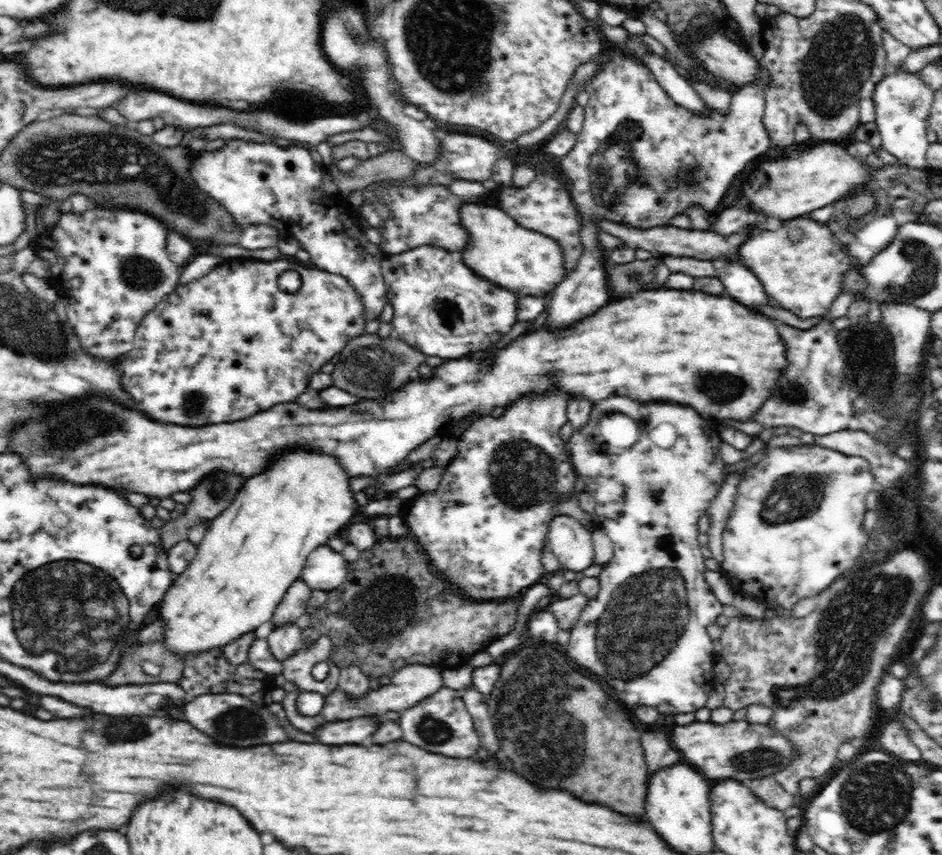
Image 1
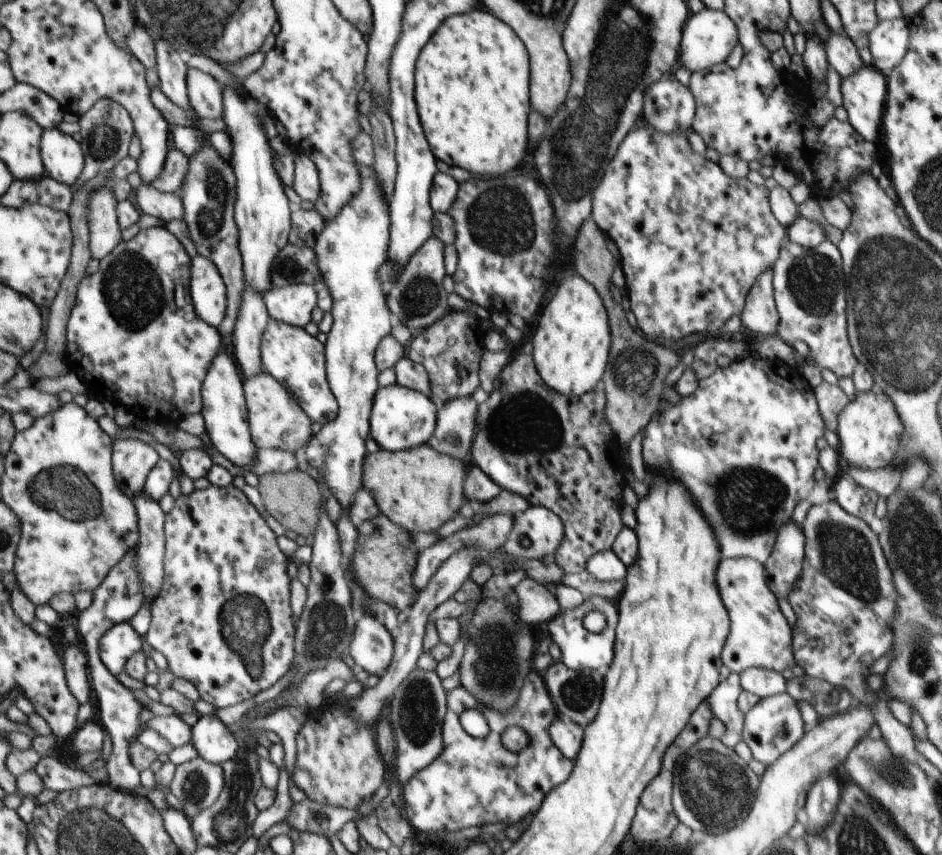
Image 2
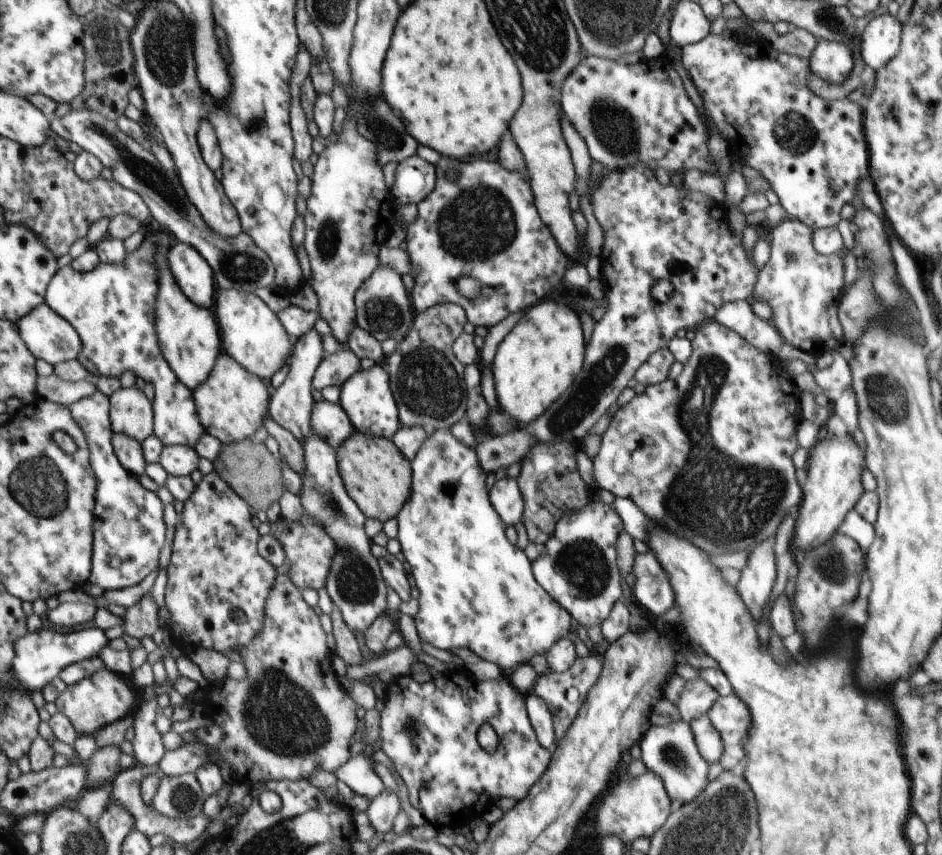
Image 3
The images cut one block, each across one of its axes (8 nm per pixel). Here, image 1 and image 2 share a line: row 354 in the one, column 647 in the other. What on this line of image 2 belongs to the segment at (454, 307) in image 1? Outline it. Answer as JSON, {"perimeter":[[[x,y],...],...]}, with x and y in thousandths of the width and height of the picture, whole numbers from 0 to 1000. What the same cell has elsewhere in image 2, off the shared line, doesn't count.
{"perimeter":[[[797,411],[773,429],[760,430],[756,440],[742,444],[738,461],[724,463],[720,473],[704,480],[699,477],[682,501],[680,532],[685,547],[692,553],[703,556],[709,540],[709,552],[739,578],[745,599],[760,620],[766,653],[796,651],[810,660],[822,641],[826,621],[841,607],[844,591],[862,575],[863,556],[869,545],[866,515],[875,511],[877,499],[865,463],[849,439],[828,442],[811,421],[798,415],[807,413]]]}

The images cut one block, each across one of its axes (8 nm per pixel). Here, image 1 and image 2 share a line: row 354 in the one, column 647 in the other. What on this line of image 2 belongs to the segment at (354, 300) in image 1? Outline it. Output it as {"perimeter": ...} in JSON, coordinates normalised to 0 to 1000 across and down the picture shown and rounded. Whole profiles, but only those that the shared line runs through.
{"perimeter":[[[678,144],[660,164],[655,180],[650,185],[646,195],[642,198],[641,207],[628,227],[628,249],[626,254],[633,264],[654,285],[658,297],[657,309],[660,311],[665,325],[666,347],[669,350],[669,363],[674,368],[677,385],[685,391],[688,398],[701,400],[705,398],[722,398],[734,391],[751,388],[759,394],[771,385],[772,375],[785,370],[790,363],[790,356],[795,338],[800,333],[805,323],[820,316],[826,303],[830,288],[837,282],[835,268],[824,257],[817,246],[815,236],[816,222],[811,216],[803,218],[793,207],[779,209],[766,201],[763,192],[758,192],[745,180],[739,180],[732,173],[726,157],[701,157],[694,150]]]}

